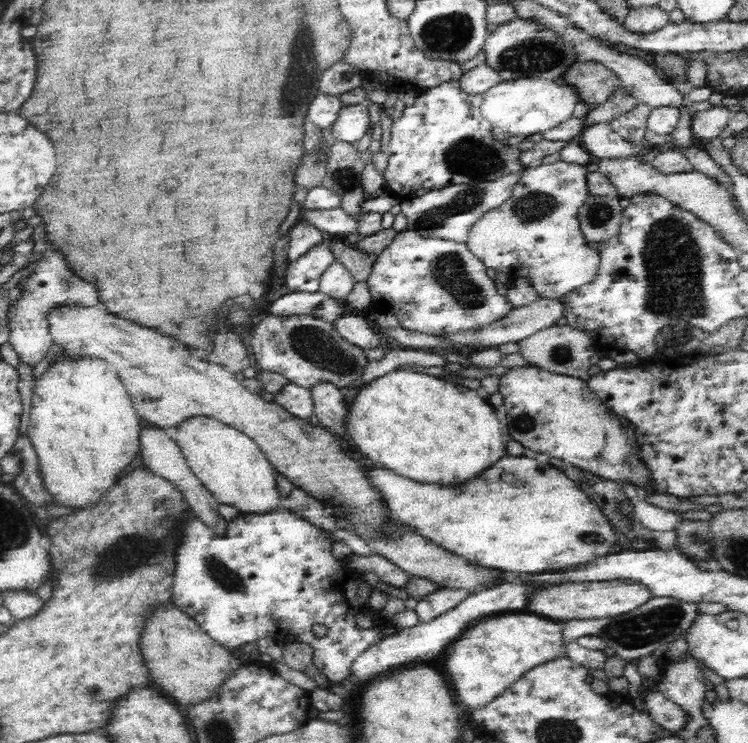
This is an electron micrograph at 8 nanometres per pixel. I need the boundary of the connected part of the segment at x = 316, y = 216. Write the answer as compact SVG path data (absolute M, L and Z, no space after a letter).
M340 208L331 210L302 209L300 219L315 226L325 238L346 236L359 230L360 219L350 219Z

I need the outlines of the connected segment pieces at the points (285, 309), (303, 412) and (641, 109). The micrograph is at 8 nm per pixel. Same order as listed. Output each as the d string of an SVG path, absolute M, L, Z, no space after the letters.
M290 291L279 298L276 298L266 312L270 314L286 317L296 314L307 314L310 315L313 308L316 308L317 304L320 304L325 299L325 294L322 292L294 292Z
M288 382L274 394L274 400L294 417L309 421L315 416L314 401L309 388Z
M638 103L632 110L621 114L610 122L614 132L624 137L624 140L632 143L645 142L644 132L647 128L647 118L652 108L644 103Z

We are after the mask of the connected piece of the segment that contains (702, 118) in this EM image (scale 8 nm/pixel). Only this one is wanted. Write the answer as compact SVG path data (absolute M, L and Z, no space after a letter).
M725 106L712 107L700 111L691 120L691 132L699 140L714 140L725 135L725 128L730 120L730 110Z

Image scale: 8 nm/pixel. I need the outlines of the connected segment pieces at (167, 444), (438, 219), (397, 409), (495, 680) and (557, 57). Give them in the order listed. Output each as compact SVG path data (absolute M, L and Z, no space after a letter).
M143 429L139 439L140 457L142 464L148 468L152 473L168 480L174 484L178 490L183 492L183 499L185 504L191 508L193 513L202 519L219 537L226 536L228 532L228 524L230 521L222 518L222 514L218 512L218 504L214 495L210 493L201 483L200 480L192 473L188 466L186 459L181 454L180 448L176 442L171 438L170 431Z
M514 171L493 181L469 180L463 185L446 186L429 190L422 196L412 194L400 201L401 213L406 216L407 229L415 230L424 238L441 238L465 243L477 220L490 210L502 206L511 197L511 192L522 178L522 172Z
M400 367L373 378L358 390L353 404L348 406L348 414L345 414L344 431L346 437L354 439L358 449L374 462L420 482L444 484L472 478L501 456L507 455L506 446L512 440L507 424L496 416L494 407L482 390L472 390L439 376Z
M536 614L488 615L472 623L446 649L446 672L467 709L488 704L497 694L512 686L520 675L540 662L564 655L561 628L554 620L546 620Z
M522 17L510 20L492 28L491 37L487 40L487 66L500 74L503 81L516 78L538 78L566 86L565 75L578 61L579 51L572 41L550 29L540 21Z

